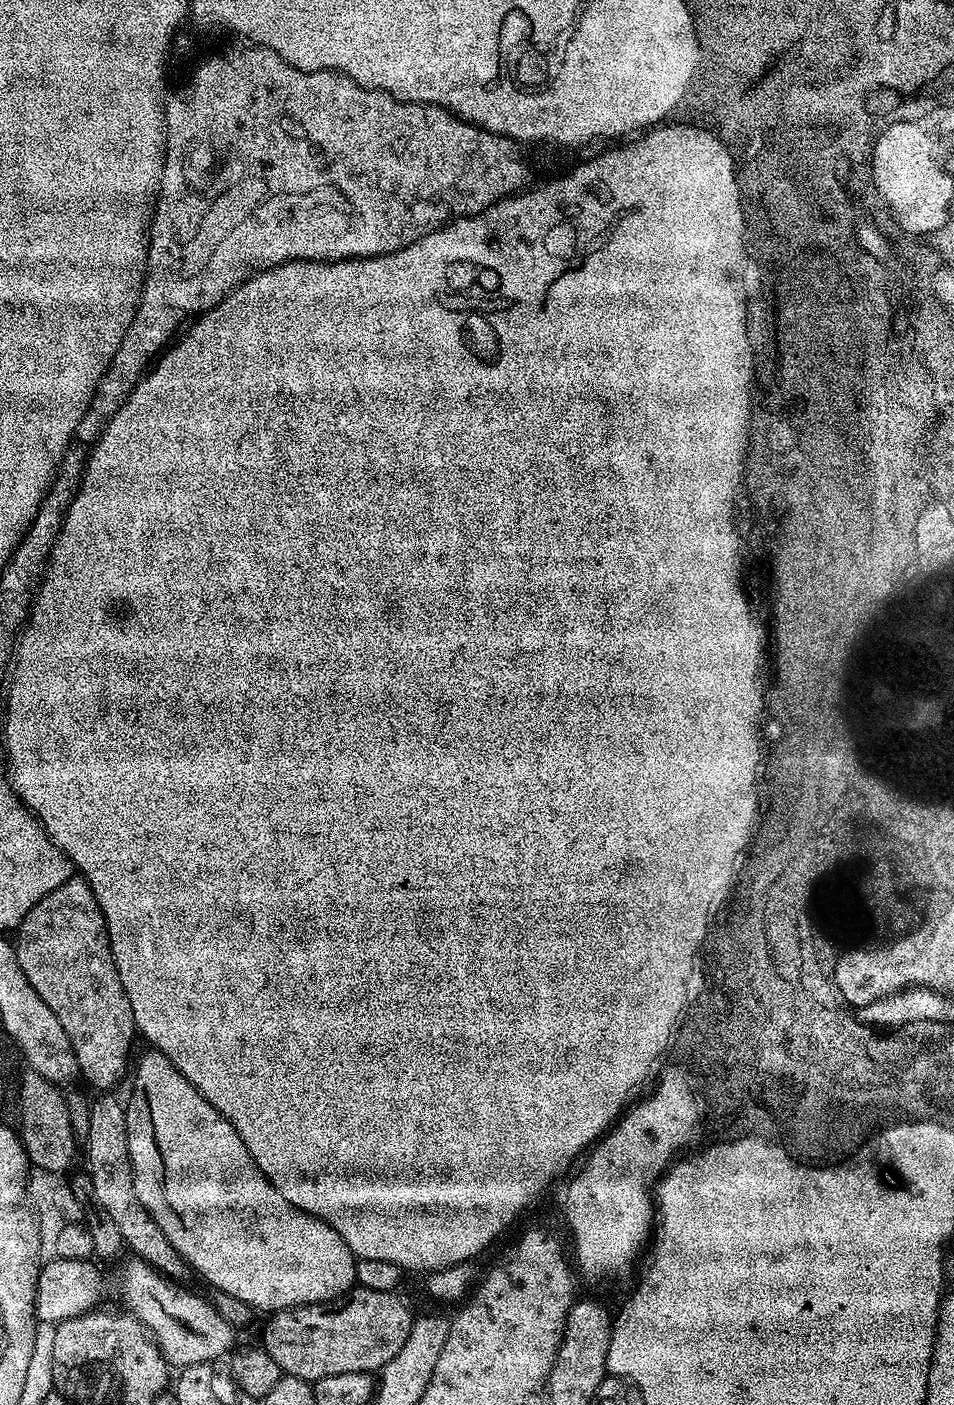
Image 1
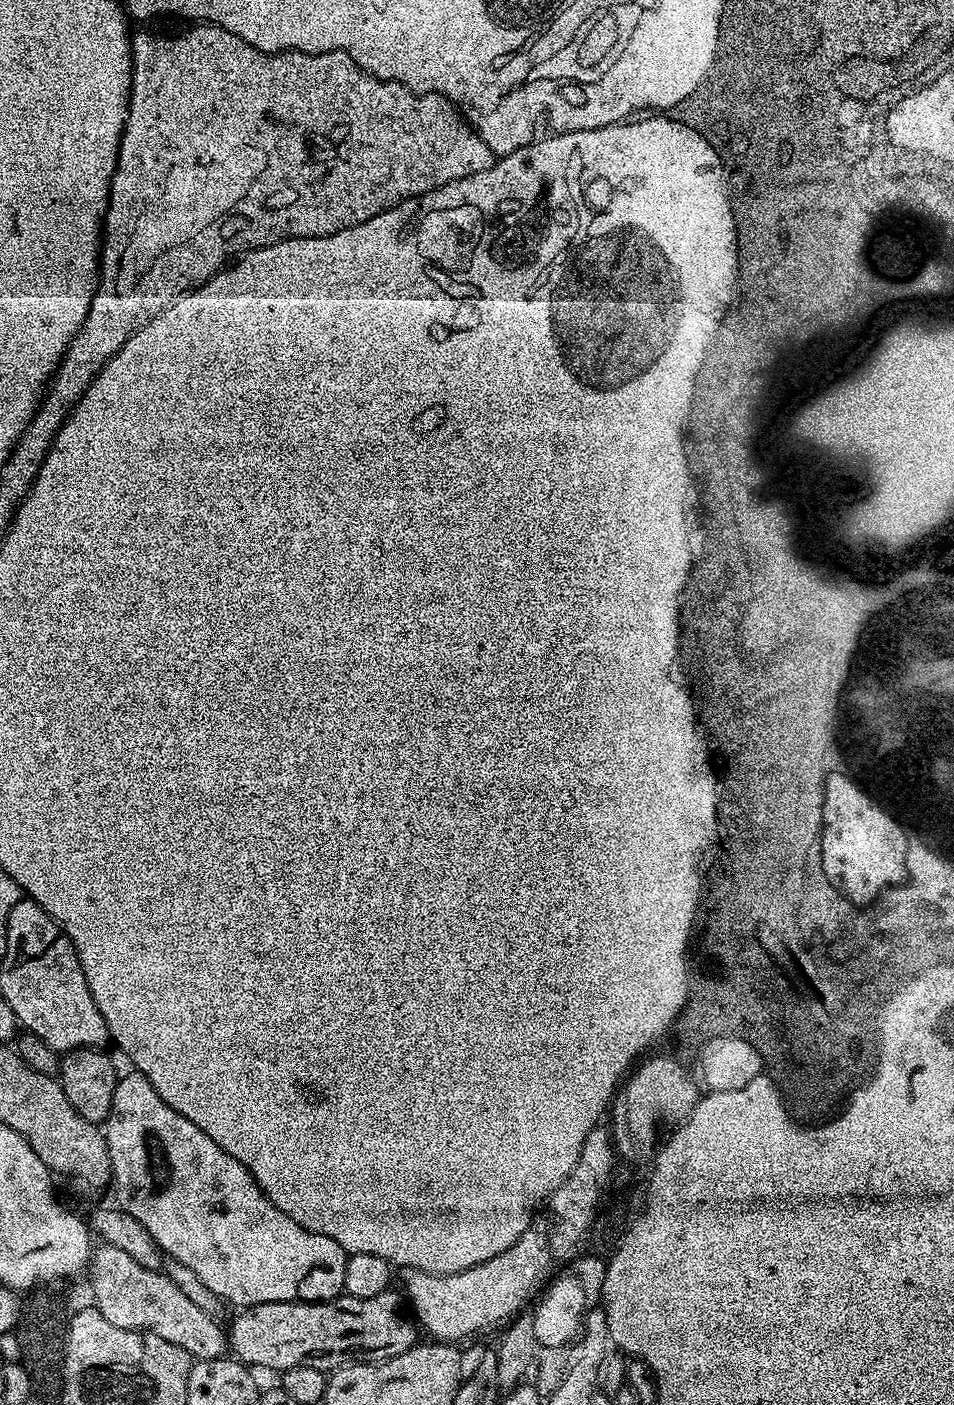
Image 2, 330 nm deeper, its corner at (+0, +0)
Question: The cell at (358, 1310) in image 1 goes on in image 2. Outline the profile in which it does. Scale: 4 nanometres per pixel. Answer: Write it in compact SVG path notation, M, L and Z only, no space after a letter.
M389 1290L378 1294L378 1298L354 1298L341 1294L334 1300L314 1304L303 1302L254 1304L237 1311L240 1313L233 1318L232 1329L230 1327L227 1329L226 1344L231 1355L241 1364L251 1366L253 1369L269 1368L273 1374L285 1372L294 1366L314 1366L328 1374L344 1367L345 1364L389 1360L410 1350L418 1340L417 1325L411 1319L408 1321L404 1317L403 1308L406 1308L406 1304L401 1293L397 1292Z

